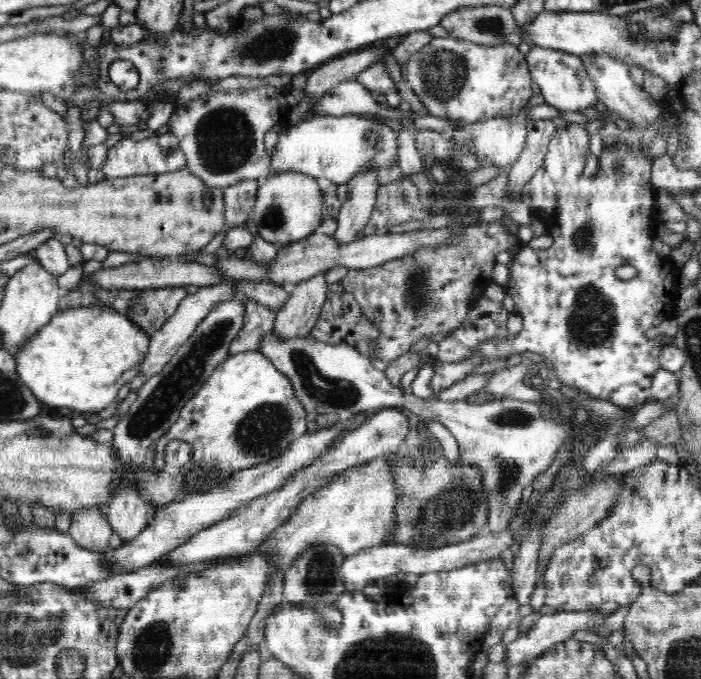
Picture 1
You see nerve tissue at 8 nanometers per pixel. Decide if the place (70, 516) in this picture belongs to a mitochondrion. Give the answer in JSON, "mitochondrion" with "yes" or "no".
{"mitochondrion":"no"}

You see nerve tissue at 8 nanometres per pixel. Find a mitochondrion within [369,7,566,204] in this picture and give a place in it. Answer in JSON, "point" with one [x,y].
{"point":[443,72]}

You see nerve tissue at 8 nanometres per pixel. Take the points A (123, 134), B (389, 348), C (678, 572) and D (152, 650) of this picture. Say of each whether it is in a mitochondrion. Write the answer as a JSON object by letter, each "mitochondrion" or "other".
{"A":"other","B":"other","C":"other","D":"mitochondrion"}

